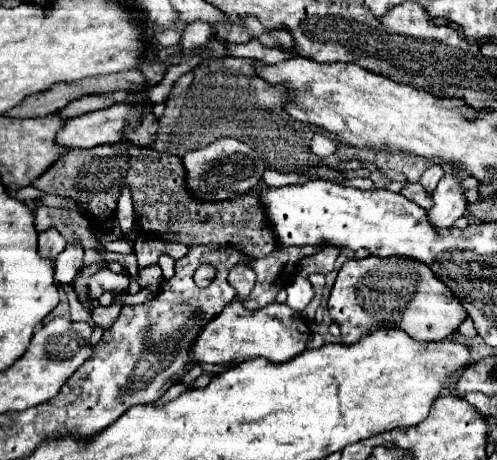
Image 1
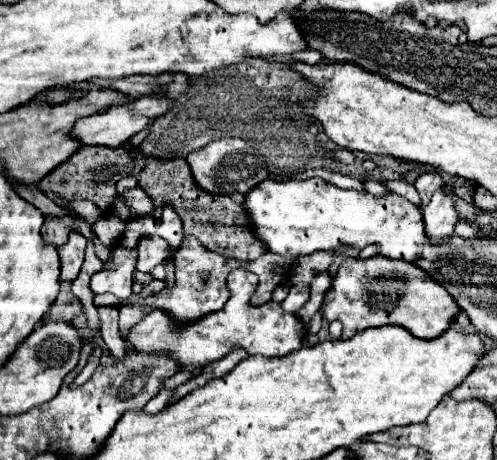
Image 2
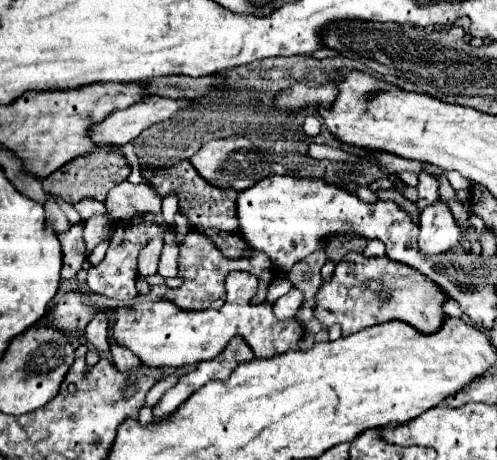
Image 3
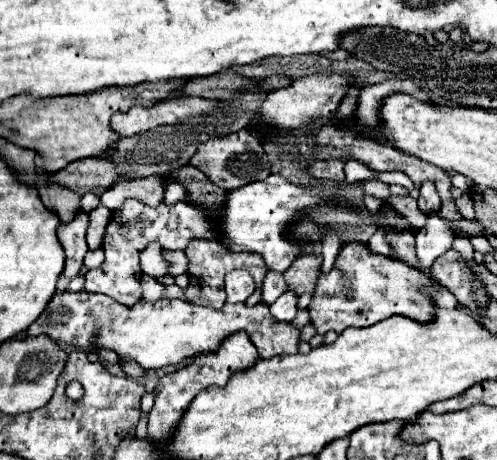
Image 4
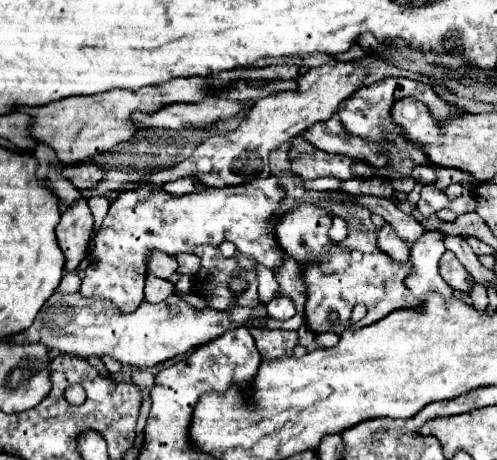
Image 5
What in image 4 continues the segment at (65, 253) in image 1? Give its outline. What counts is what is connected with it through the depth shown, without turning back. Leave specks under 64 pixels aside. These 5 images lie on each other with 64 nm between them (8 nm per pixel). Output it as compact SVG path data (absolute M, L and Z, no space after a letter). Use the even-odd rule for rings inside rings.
M76 212L76 216L70 222L62 222L58 226L58 240L66 252L66 266L64 266L66 278L78 276L82 268L82 260L88 252L88 244L86 244L88 224L90 224L88 214Z

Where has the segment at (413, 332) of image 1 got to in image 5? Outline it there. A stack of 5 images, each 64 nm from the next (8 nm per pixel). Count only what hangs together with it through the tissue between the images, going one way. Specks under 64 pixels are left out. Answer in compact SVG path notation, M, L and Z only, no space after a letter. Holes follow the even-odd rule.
M300 204L300 208L284 212L276 222L276 240L282 248L286 258L294 258L302 272L300 278L306 286L306 326L314 334L322 332L336 332L342 334L344 330L358 330L376 320L382 320L392 310L398 308L416 308L420 304L418 298L412 298L410 292L404 288L404 276L408 274L408 262L394 262L386 252L382 252L376 244L374 232L350 232L346 240L334 244L328 238L328 230L332 226L332 216L324 214L322 208L314 204ZM356 304L366 304L368 314L356 324L350 324L350 314ZM338 312L338 322L330 324L328 314Z

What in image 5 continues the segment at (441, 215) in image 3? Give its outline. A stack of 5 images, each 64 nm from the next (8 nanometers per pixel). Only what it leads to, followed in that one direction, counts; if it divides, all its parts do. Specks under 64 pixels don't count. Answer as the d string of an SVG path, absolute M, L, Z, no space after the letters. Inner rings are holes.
M428 232L412 246L410 252L412 270L404 278L404 284L412 292L412 296L422 298L428 290L436 290L444 296L452 296L452 288L442 280L438 272L438 260L444 252L446 246L442 242L440 232Z

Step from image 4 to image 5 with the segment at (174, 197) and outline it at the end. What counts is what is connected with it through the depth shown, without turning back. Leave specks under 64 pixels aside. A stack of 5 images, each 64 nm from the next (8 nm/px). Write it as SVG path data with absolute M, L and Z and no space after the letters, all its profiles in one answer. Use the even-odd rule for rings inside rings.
M184 176L184 178L178 178L174 182L166 182L166 192L172 192L172 194L188 194L188 192L194 192L198 188L198 178L196 176Z

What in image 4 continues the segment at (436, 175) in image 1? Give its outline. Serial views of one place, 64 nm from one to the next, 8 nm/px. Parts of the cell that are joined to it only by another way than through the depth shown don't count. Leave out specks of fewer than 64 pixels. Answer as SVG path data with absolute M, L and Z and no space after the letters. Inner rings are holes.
M424 182L420 186L420 196L418 196L418 208L428 214L428 212L434 212L434 210L440 210L442 206L442 198L438 196L436 188L432 182Z

